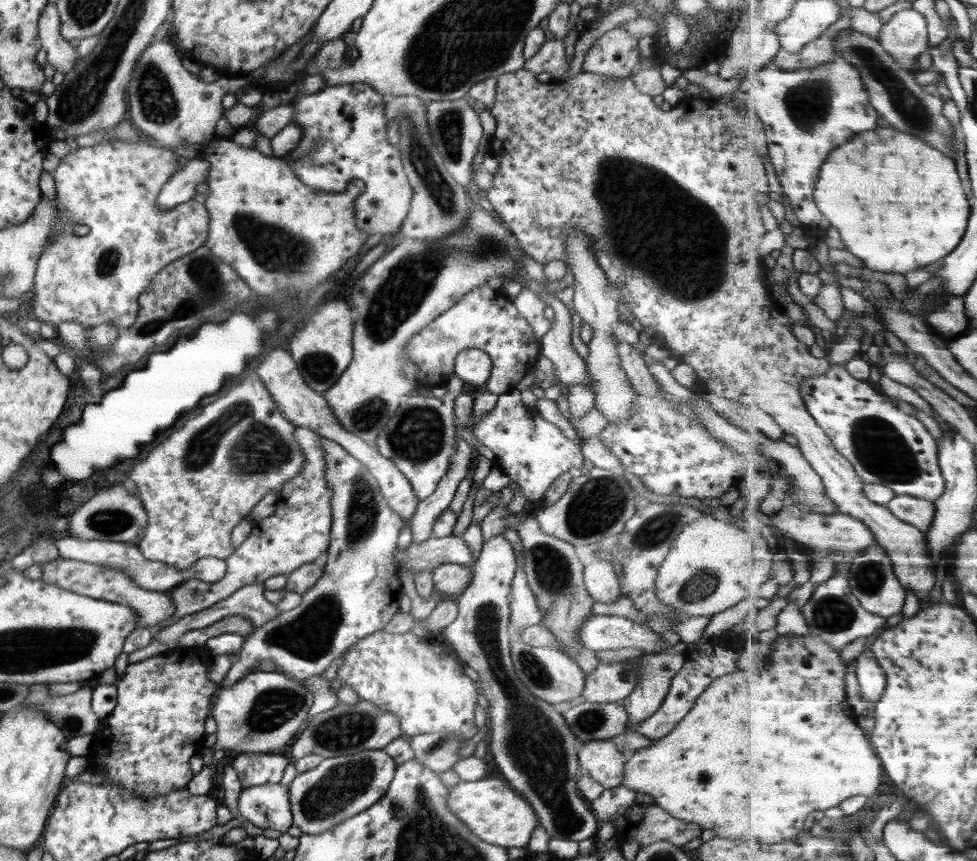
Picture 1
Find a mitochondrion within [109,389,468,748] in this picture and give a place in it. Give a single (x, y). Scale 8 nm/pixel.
(261, 450)

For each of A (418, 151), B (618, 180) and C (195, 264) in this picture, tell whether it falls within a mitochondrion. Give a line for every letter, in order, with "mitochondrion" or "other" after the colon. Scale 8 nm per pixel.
A: mitochondrion
B: mitochondrion
C: mitochondrion

